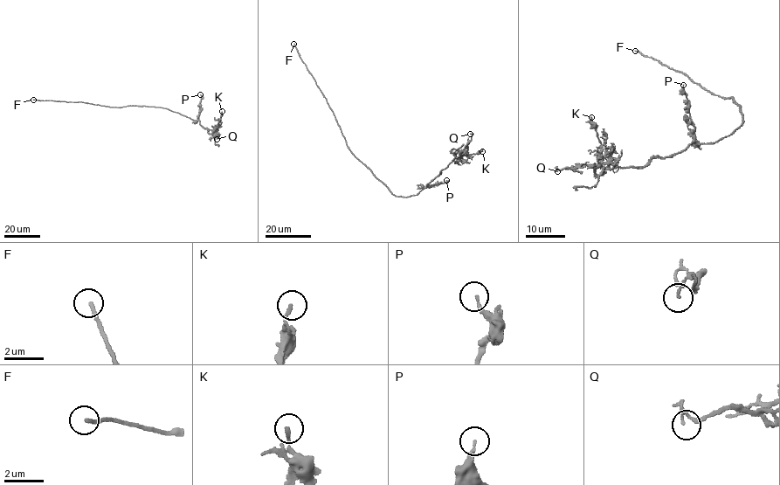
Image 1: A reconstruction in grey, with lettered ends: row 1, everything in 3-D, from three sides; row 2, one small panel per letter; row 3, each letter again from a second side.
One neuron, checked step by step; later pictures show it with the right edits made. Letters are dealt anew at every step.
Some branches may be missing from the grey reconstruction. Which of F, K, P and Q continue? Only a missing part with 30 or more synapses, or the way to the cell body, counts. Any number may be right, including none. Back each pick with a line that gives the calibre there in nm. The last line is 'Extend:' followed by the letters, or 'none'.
F: calibre 180 nm
Extend: F

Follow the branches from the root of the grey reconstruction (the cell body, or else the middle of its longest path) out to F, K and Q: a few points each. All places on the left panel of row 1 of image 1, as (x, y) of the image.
F: (154, 107), (110, 107), (82, 102), (33, 100)
K: (154, 107), (166, 107), (199, 120), (209, 134), (213, 134), (222, 111)
Q: (154, 107), (166, 107), (199, 120), (209, 134), (217, 135), (217, 139)

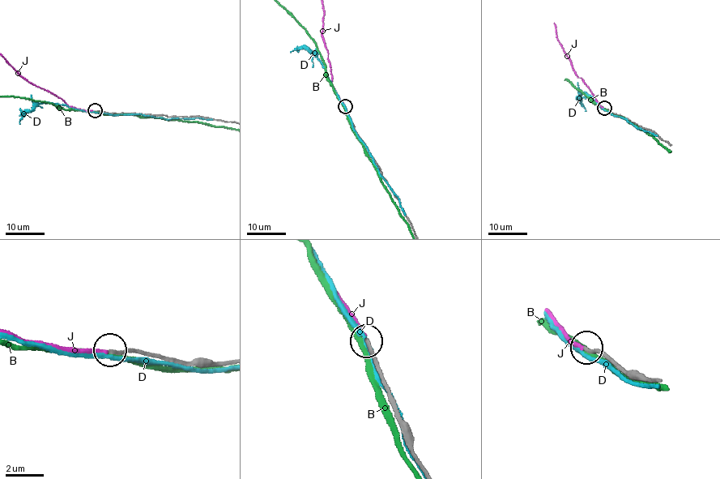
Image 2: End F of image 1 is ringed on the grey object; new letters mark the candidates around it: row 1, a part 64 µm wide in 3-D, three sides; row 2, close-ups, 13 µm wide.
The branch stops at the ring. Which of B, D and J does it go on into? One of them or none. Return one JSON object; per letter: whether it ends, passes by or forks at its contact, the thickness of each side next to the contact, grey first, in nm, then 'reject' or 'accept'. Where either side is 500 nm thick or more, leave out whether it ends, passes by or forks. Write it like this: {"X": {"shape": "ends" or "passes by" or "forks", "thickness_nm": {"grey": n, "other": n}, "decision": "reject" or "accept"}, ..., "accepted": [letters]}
{"B": {"shape": "passes by", "thickness_nm": {"grey": 200, "other": 320}, "decision": "reject"}, "D": {"shape": "passes by", "thickness_nm": {"grey": 200, "other": 200}, "decision": "reject"}, "J": {"shape": "ends", "thickness_nm": {"grey": 180, "other": 180}, "decision": "reject"}, "accepted": []}

